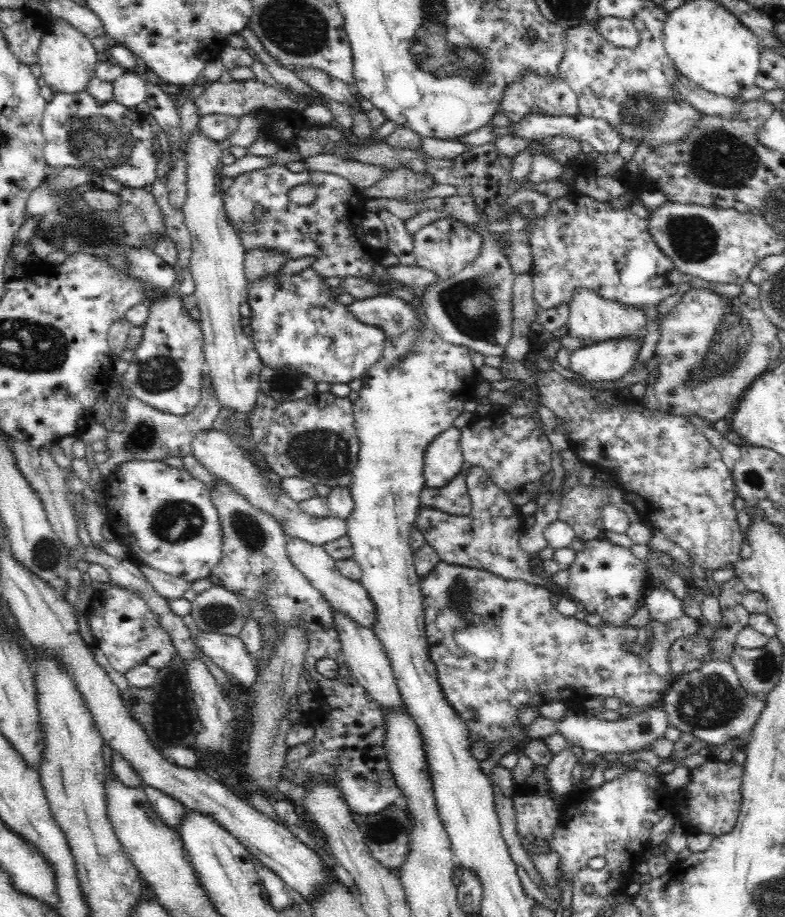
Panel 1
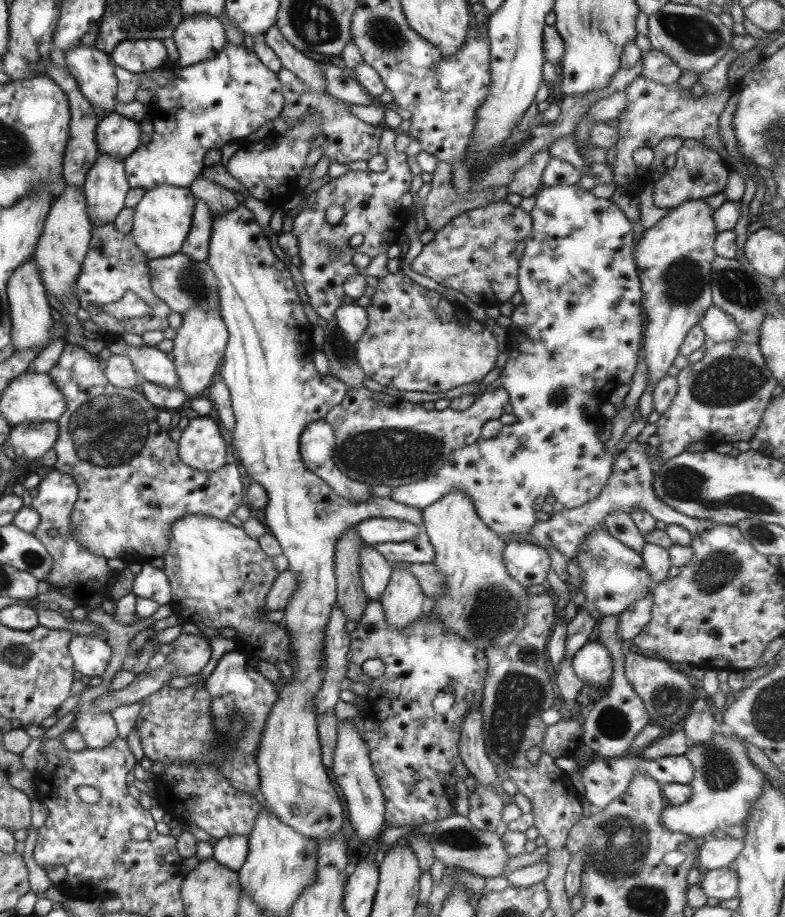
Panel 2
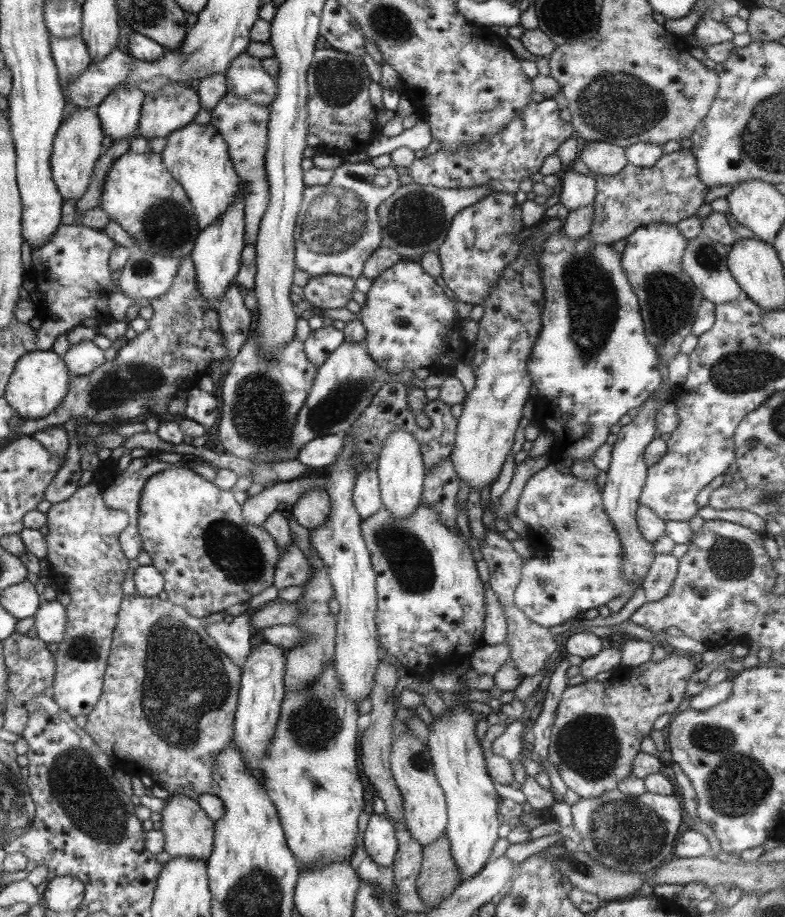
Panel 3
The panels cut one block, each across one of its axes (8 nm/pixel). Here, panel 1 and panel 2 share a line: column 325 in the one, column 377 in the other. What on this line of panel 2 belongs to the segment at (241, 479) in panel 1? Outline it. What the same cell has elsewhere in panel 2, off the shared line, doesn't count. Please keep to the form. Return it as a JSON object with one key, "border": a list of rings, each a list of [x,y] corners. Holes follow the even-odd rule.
{"border":[[[371,517],[359,521],[355,525],[355,530],[364,544],[371,545],[411,541],[415,535],[419,535],[421,528],[410,522],[395,520],[395,518]]]}

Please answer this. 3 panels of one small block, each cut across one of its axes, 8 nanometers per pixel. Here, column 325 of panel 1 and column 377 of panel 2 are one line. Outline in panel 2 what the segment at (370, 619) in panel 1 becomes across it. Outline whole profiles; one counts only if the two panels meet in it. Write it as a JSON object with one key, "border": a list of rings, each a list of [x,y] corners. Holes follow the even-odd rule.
{"border":[[[370,545],[361,547],[359,560],[361,588],[365,591],[367,602],[380,599],[391,577],[391,564]]]}

